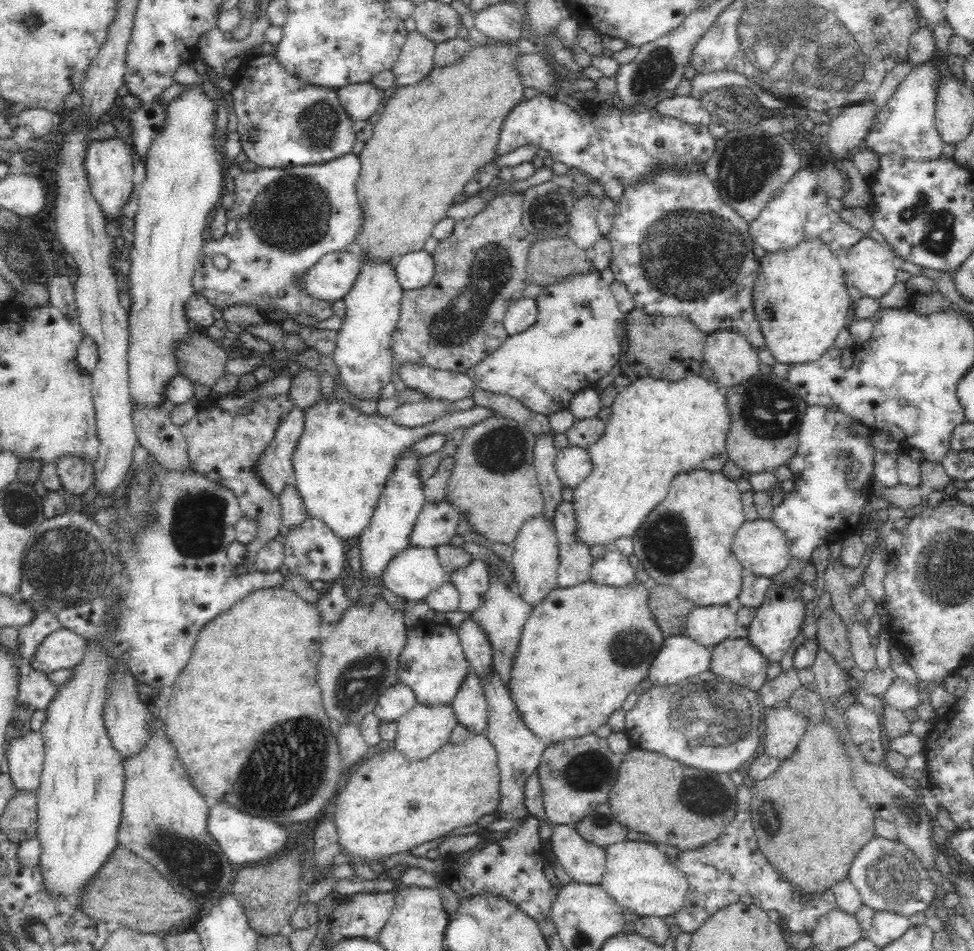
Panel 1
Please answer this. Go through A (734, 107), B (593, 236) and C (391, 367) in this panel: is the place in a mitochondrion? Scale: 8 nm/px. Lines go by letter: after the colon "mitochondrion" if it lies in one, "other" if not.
A: mitochondrion
B: other
C: other

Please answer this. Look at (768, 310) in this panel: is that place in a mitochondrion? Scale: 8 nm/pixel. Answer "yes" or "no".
yes

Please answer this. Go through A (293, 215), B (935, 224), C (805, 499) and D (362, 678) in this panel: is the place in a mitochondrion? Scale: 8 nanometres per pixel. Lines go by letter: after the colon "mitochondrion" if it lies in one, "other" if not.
A: mitochondrion
B: mitochondrion
C: other
D: mitochondrion

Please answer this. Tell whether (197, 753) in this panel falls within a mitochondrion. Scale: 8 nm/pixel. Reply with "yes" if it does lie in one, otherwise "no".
no

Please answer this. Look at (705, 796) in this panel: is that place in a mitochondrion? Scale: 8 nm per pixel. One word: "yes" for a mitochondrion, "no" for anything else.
yes

